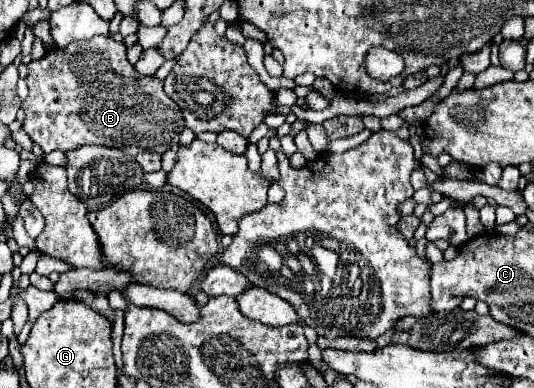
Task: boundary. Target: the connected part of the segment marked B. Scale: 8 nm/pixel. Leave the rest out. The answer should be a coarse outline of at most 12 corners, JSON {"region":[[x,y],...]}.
{"region":[[111,37],[29,63],[43,153],[179,147],[181,109]]}

